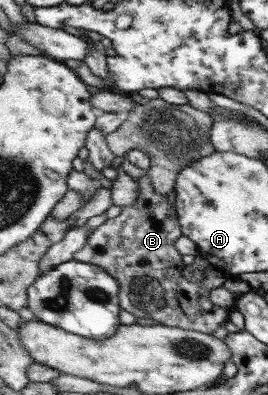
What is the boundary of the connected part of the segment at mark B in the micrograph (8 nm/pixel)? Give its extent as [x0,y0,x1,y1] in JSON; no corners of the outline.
[71,176,230,334]

